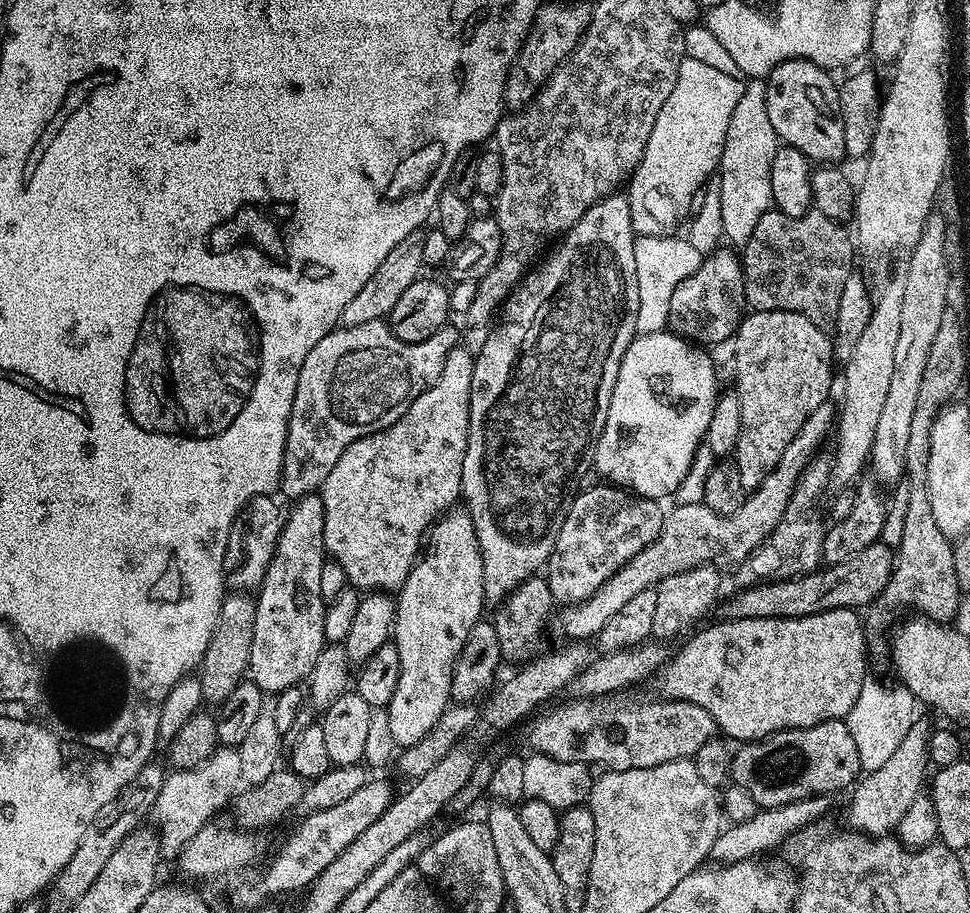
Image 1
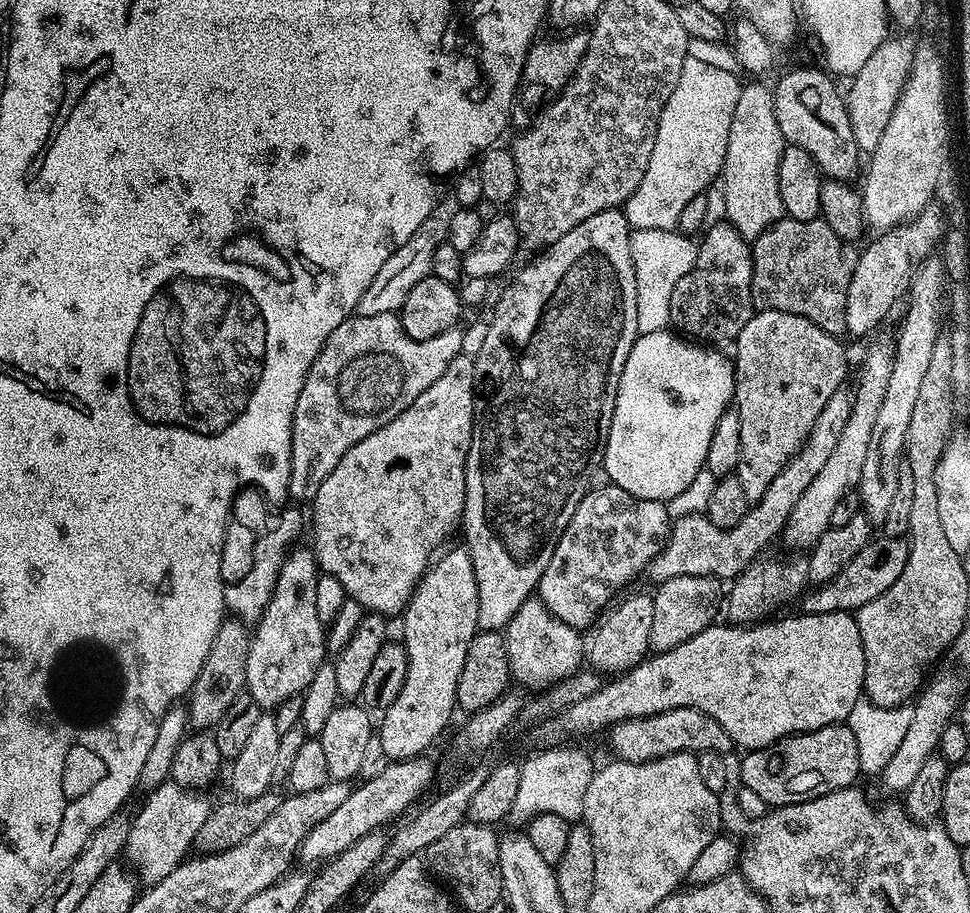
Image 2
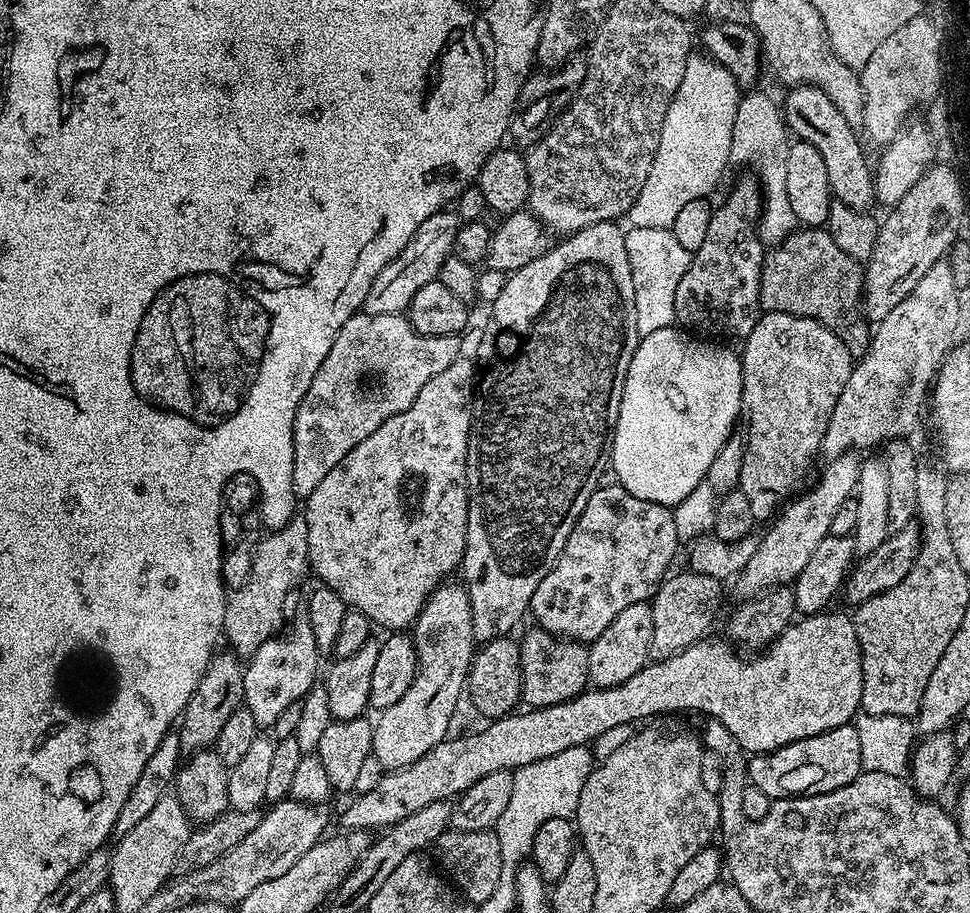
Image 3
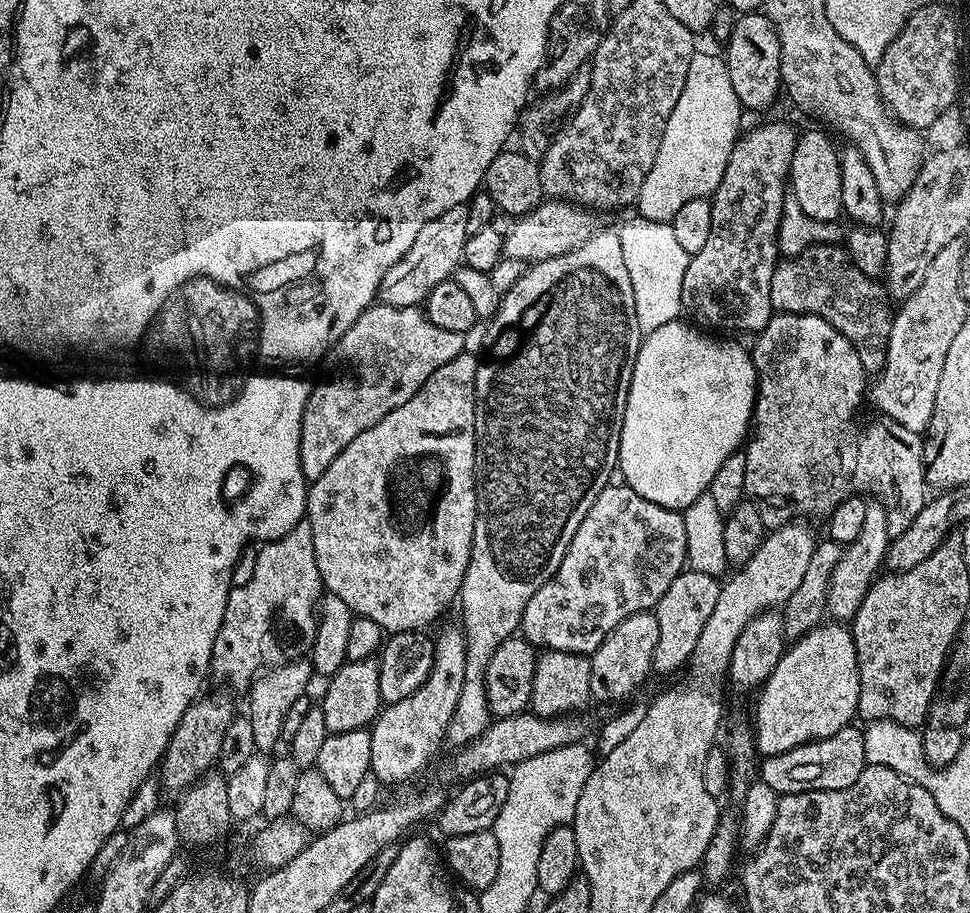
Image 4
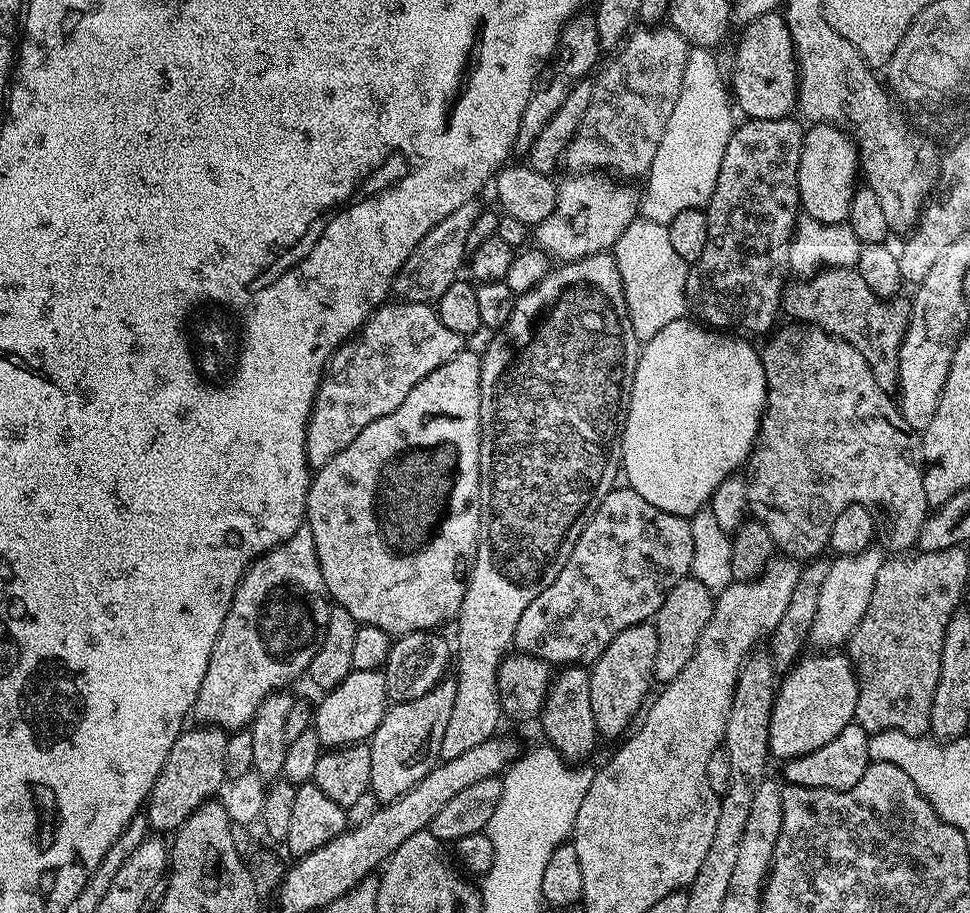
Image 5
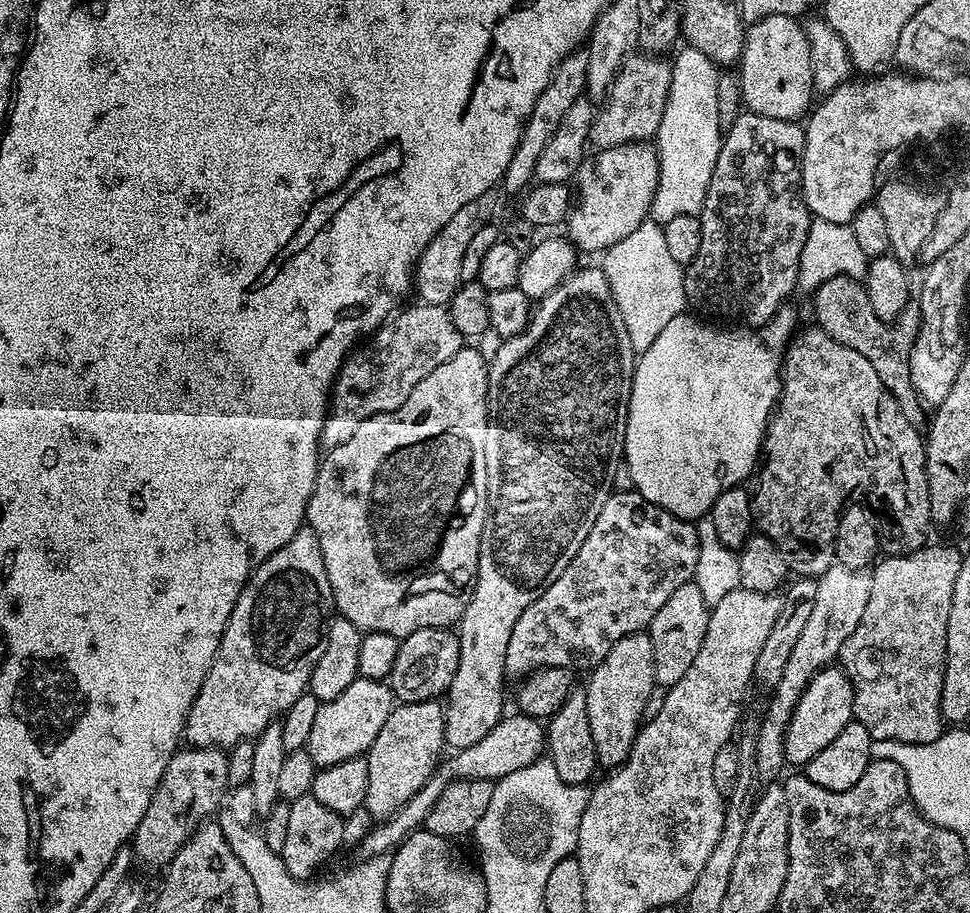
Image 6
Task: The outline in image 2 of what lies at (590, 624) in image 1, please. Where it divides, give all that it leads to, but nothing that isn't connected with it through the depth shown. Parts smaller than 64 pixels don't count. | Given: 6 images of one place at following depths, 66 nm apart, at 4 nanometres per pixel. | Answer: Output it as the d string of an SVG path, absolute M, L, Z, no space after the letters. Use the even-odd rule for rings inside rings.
M847 391L836 392L822 406L822 414L818 414L818 422L810 430L807 442L790 458L790 462L772 479L766 494L749 507L746 518L738 522L738 526L719 528L708 520L707 515L682 516L671 525L668 540L664 549L648 563L646 576L652 579L653 585L666 582L670 578L683 576L714 576L717 578L735 578L765 551L764 547L772 539L779 537L788 524L794 506L798 506L798 498L802 498L806 486L814 482L814 477L826 466L826 462L838 446L838 438L846 427L846 418L850 418L852 398Z

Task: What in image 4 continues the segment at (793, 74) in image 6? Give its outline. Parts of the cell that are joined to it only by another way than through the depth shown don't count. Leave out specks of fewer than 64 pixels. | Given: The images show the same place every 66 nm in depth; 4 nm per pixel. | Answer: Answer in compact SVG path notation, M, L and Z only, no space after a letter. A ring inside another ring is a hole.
M757 10L744 15L735 21L733 33L726 41L726 63L728 65L728 73L730 74L730 82L734 85L734 94L738 94L738 102L741 109L744 110L761 110L760 108L768 108L776 100L776 95L781 95L782 79L780 76L780 43L778 42L778 34L774 30L774 26L764 15L763 11Z

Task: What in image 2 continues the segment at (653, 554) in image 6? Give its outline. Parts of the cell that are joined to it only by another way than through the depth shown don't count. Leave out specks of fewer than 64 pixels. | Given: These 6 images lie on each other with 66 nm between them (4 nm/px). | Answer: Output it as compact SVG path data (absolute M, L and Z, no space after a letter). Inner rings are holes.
M611 482L596 487L589 487L582 502L578 502L578 510L574 510L574 518L570 518L570 526L562 530L562 538L558 538L558 546L554 546L550 566L546 566L538 589L538 599L554 618L581 630L587 629L587 624L591 625L613 603L612 595L619 588L626 587L639 572L641 575L647 569L648 563L664 549L670 531L667 503L638 498Z

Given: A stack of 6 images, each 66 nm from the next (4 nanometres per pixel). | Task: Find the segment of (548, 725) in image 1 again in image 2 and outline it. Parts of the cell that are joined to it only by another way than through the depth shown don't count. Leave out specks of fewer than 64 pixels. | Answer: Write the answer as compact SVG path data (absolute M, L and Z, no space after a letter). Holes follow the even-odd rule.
M693 708L666 710L646 718L623 720L612 725L610 735L613 752L611 755L630 762L656 760L659 756L669 756L675 752L728 754L734 748L730 734L726 734L726 730L722 730L722 726L718 726L718 722L710 718L710 714L702 714L702 710Z

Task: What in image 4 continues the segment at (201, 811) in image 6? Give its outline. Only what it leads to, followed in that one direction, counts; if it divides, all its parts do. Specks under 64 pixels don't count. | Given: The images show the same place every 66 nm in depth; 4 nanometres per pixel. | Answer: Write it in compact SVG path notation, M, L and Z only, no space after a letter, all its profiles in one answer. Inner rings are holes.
M204 694L189 706L170 738L164 759L158 765L158 776L165 789L189 788L199 776L217 767L218 750L222 750L222 738L226 735L226 726L230 726L233 715L232 704L224 696Z

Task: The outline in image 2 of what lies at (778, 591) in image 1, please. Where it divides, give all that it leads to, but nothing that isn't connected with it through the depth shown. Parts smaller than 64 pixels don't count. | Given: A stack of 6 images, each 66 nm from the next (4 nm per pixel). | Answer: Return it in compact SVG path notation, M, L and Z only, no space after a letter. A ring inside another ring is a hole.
M887 534L879 536L869 540L868 545L838 575L830 578L828 584L816 586L804 592L802 603L804 602L803 611L805 613L855 613L857 608L866 606L866 602L874 602L874 598L878 598L878 594L886 594L886 590L890 590L890 586L894 586L894 582L898 582L898 574L902 574L902 570L906 566L908 540L904 536Z

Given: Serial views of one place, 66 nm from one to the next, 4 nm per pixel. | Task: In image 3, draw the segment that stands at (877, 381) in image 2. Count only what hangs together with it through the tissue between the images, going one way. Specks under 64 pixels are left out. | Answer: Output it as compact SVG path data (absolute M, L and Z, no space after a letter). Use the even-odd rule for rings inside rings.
M849 450L827 461L823 465L825 468L820 481L805 496L797 495L779 509L768 533L759 537L754 558L750 558L740 575L735 577L734 584L740 598L758 596L770 588L791 585L796 576L802 574L802 566L806 566L806 561L814 555L818 542L830 534L830 522L834 522L834 514L842 507L842 502L853 499L862 463L861 457L856 456L859 455Z

